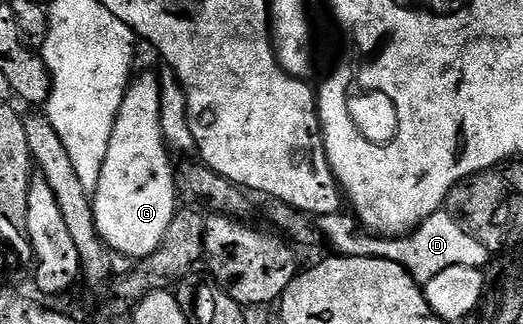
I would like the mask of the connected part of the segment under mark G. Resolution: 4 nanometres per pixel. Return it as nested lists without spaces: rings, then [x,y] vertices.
[[[136,75],[123,96],[112,137],[109,138],[109,152],[101,169],[101,178],[93,193],[95,225],[99,237],[114,253],[142,258],[153,254],[153,250],[161,246],[177,211],[177,172],[175,168],[171,169],[170,158],[162,132],[159,81],[154,75]]]

